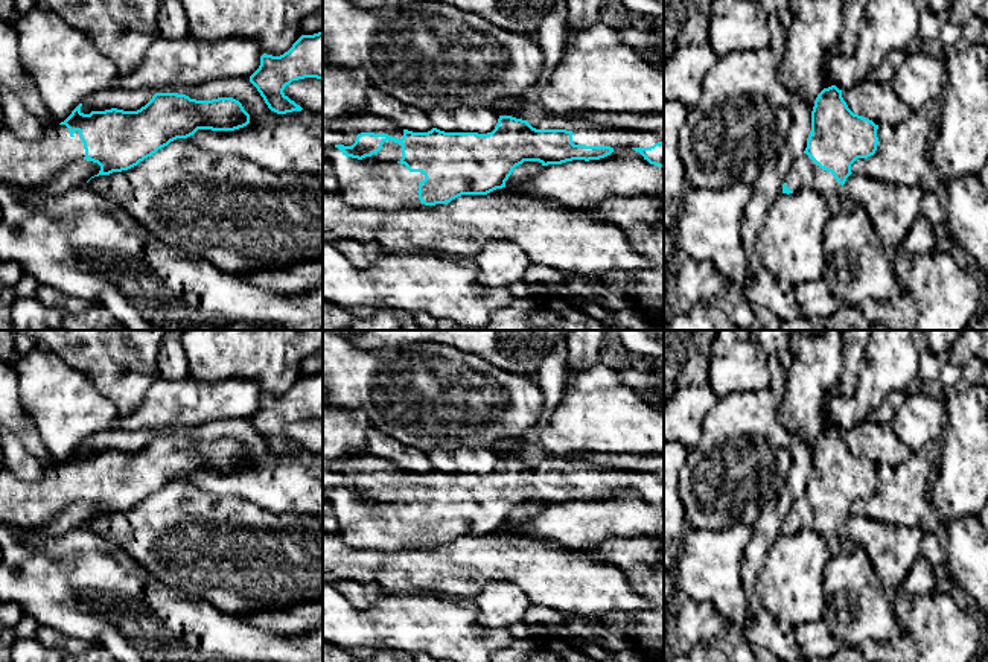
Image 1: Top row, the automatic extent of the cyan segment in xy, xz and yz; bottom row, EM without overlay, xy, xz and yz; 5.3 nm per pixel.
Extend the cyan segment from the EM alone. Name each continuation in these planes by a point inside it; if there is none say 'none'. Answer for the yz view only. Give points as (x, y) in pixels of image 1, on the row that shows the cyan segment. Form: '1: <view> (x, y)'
1: yz (804, 172)

